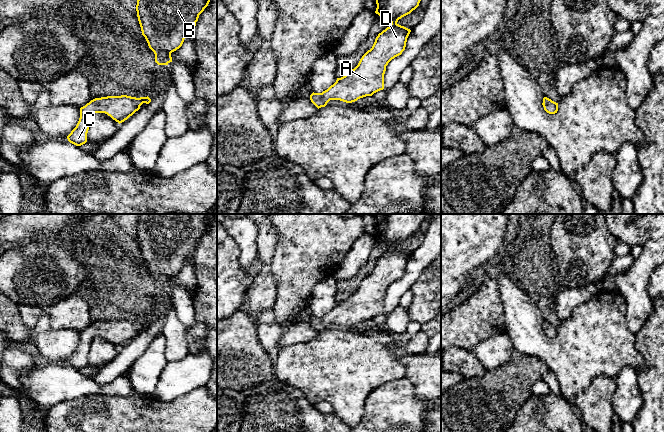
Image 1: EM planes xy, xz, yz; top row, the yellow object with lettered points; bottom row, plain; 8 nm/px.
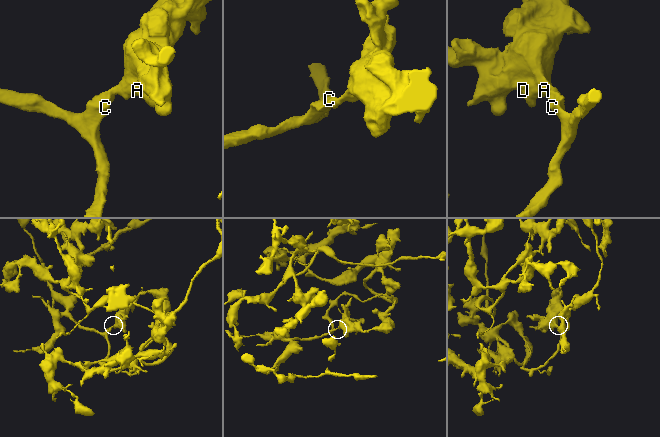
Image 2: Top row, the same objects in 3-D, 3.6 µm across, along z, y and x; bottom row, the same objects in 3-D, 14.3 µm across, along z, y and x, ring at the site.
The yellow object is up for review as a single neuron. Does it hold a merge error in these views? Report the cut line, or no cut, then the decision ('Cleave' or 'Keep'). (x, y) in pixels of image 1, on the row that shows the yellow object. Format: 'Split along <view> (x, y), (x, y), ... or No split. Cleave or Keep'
No split. Keep

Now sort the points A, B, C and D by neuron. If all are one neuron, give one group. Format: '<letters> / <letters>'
A B C D

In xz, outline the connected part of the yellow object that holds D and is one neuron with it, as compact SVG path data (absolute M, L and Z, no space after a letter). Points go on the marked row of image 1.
M376 0L377 8L375 13L383 18L387 18L391 24L378 34L370 50L360 59L358 65L345 76L337 78L336 82L322 93L312 93L311 102L319 109L325 107L330 100L340 100L352 103L360 98L372 96L374 93L384 89L384 74L386 66L395 57L405 50L410 29L399 25L397 22L402 17L415 10L421 0Z

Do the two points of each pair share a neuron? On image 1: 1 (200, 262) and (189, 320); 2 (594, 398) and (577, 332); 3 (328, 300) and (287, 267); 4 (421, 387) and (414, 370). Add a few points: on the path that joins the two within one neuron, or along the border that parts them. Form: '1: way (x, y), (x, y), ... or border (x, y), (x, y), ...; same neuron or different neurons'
1: border (194, 311), (196, 320); different neurons
2: border (613, 377), (596, 376), (573, 399); different neurons
3: border (332, 276), (320, 280), (310, 296); different neurons
4: way (421, 383), (421, 377), (418, 374); same neuron

